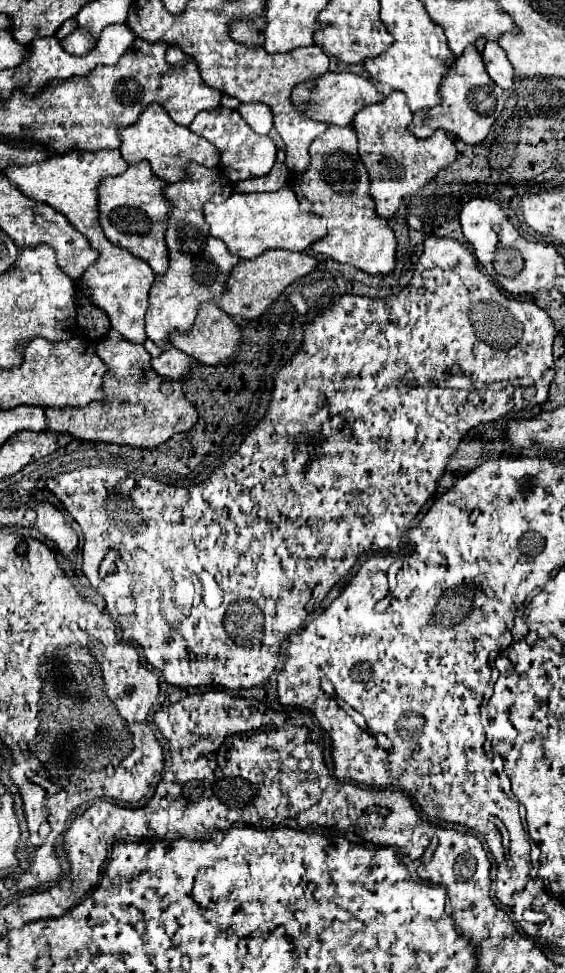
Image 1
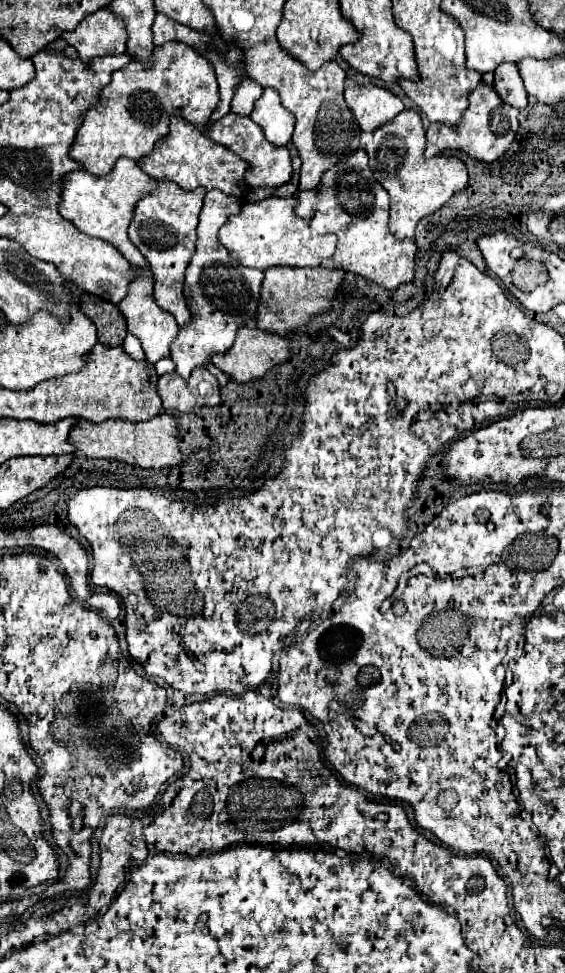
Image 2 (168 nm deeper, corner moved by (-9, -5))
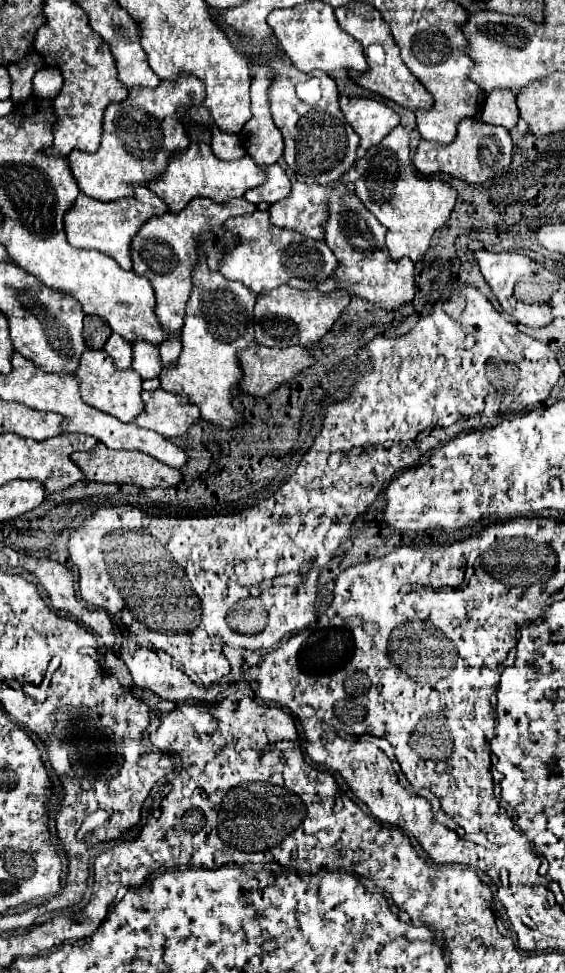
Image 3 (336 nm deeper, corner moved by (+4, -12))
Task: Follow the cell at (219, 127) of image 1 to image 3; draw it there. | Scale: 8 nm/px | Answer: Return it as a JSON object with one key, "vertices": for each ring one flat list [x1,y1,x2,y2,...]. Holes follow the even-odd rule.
{"vertices":[[275,163,275,165,269,165,265,167,265,183,259,185,259,187,253,187,253,189,247,189,245,191,245,199,251,201,251,203,275,203,279,199,285,199,291,191,291,183,289,183,289,177,285,173,285,169]]}

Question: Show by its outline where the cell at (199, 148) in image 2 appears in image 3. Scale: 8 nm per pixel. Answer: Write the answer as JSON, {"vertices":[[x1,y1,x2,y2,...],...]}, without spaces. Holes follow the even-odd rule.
{"vertices":[[191,141,187,149,177,151,167,165,167,171,155,179,155,185,149,185,149,189,161,197,169,211,179,213,193,197,207,197,215,203,227,203,229,199,243,197,243,193,255,185,261,185,265,181,263,169,249,157,241,157,237,161,221,161,211,153,211,147,207,143]]}

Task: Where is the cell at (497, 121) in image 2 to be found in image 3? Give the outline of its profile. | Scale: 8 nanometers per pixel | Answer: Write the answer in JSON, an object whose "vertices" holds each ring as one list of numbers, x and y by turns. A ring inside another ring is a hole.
{"vertices":[[465,117,459,123,457,135,449,145,439,145,439,143,421,139,415,151,413,163,425,175,449,173,467,183,483,183,489,177,503,171,511,163,511,149,513,149,513,143,511,143,511,135,507,129,499,125,487,125,479,117]]}

